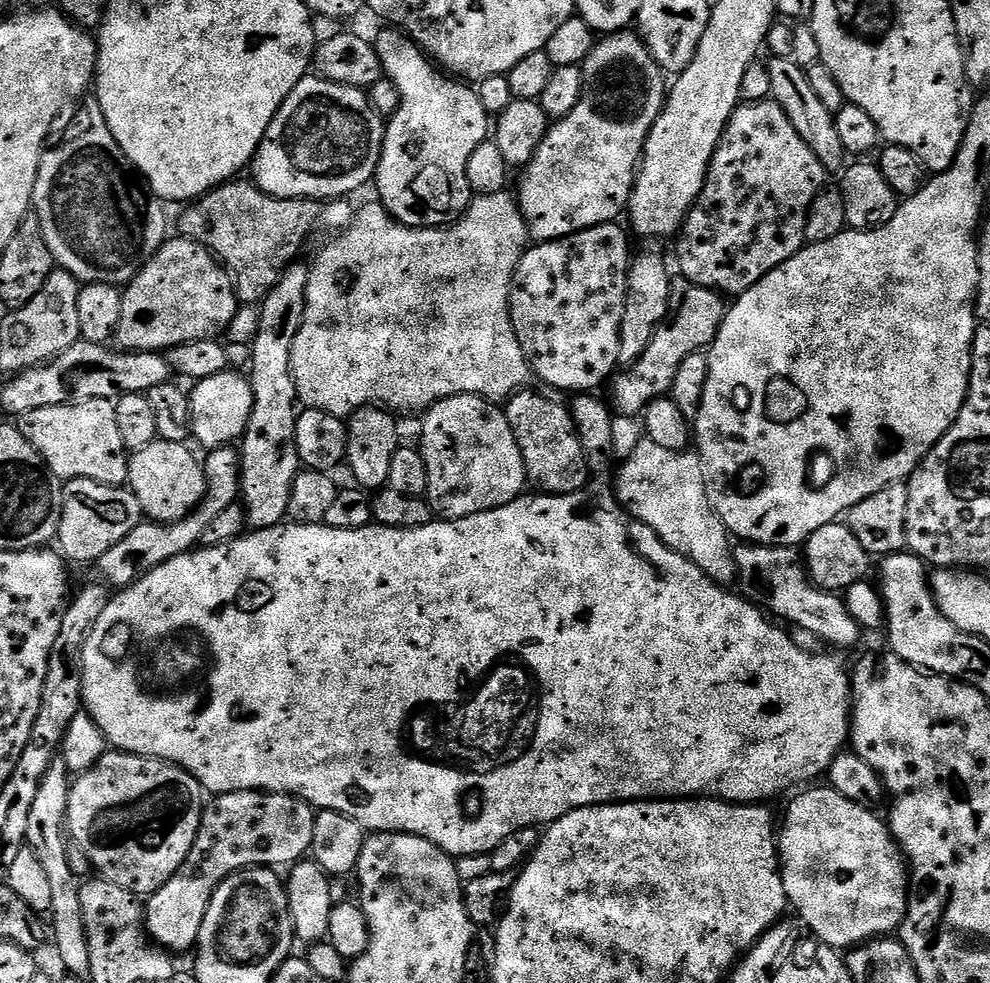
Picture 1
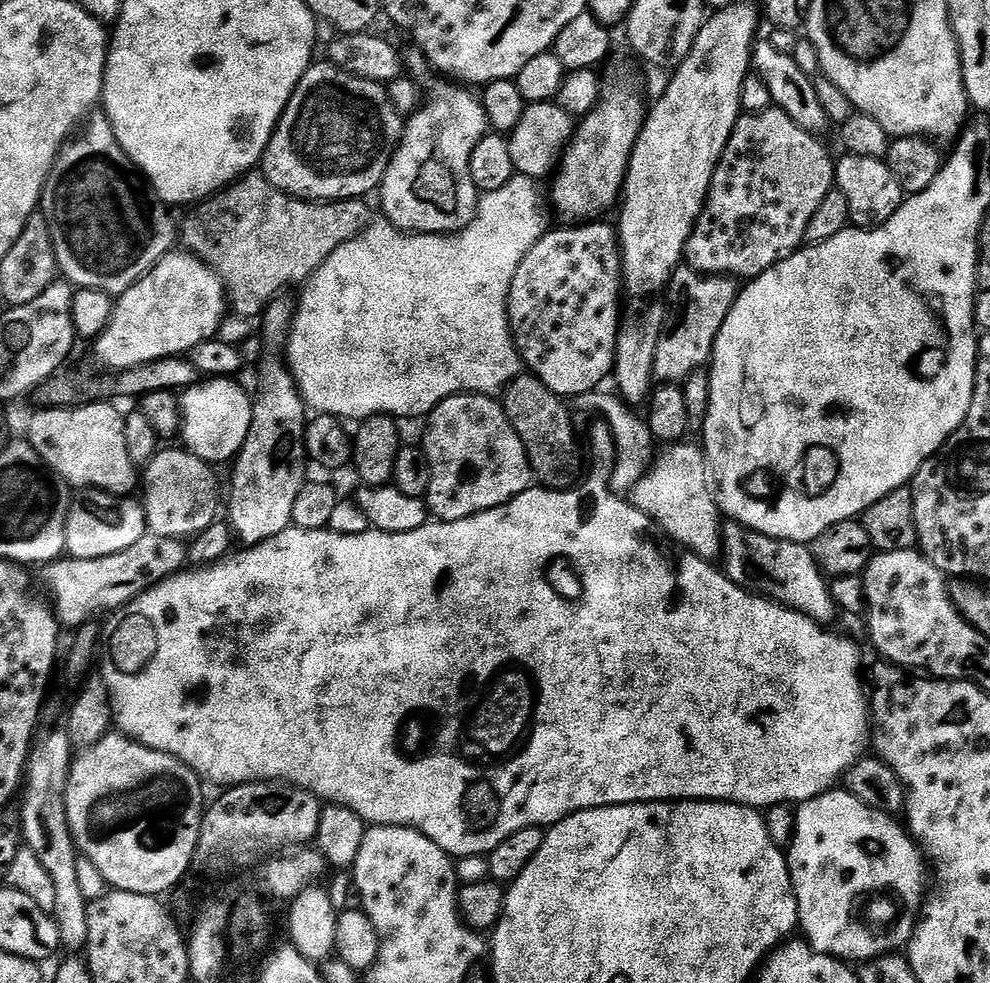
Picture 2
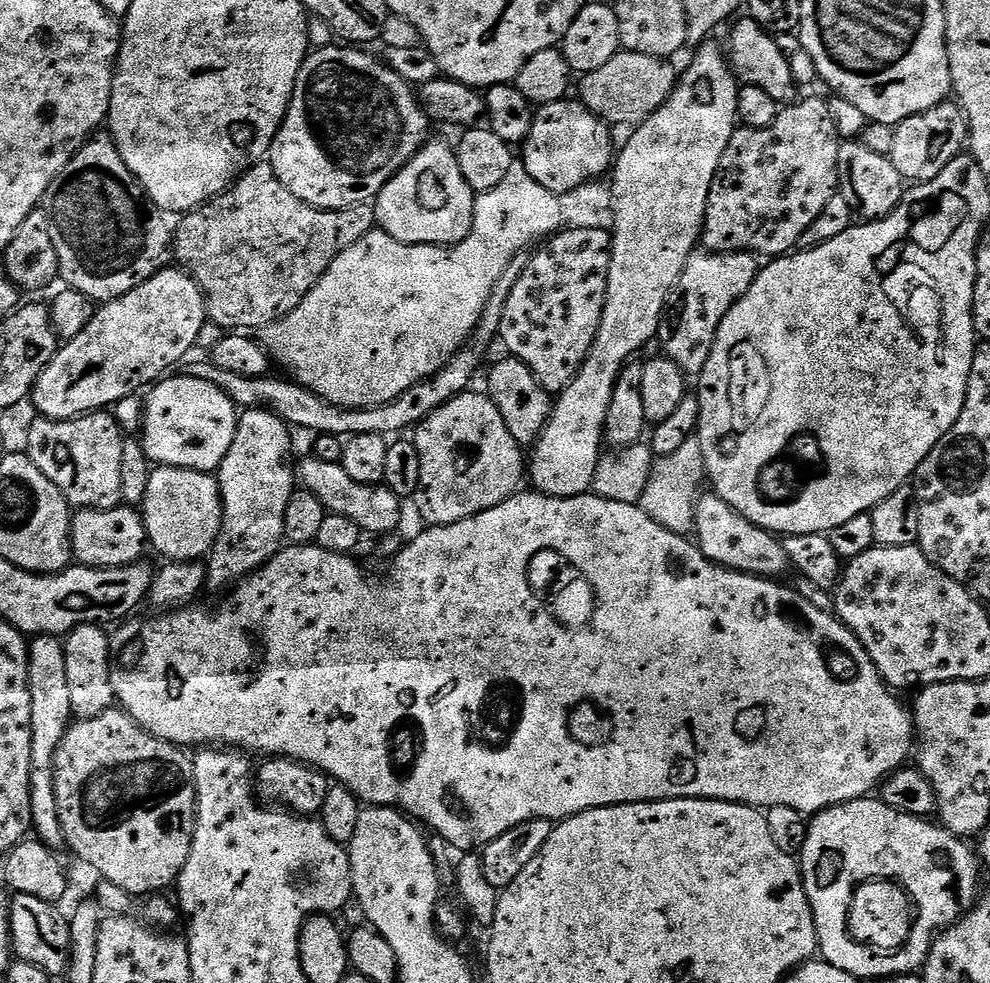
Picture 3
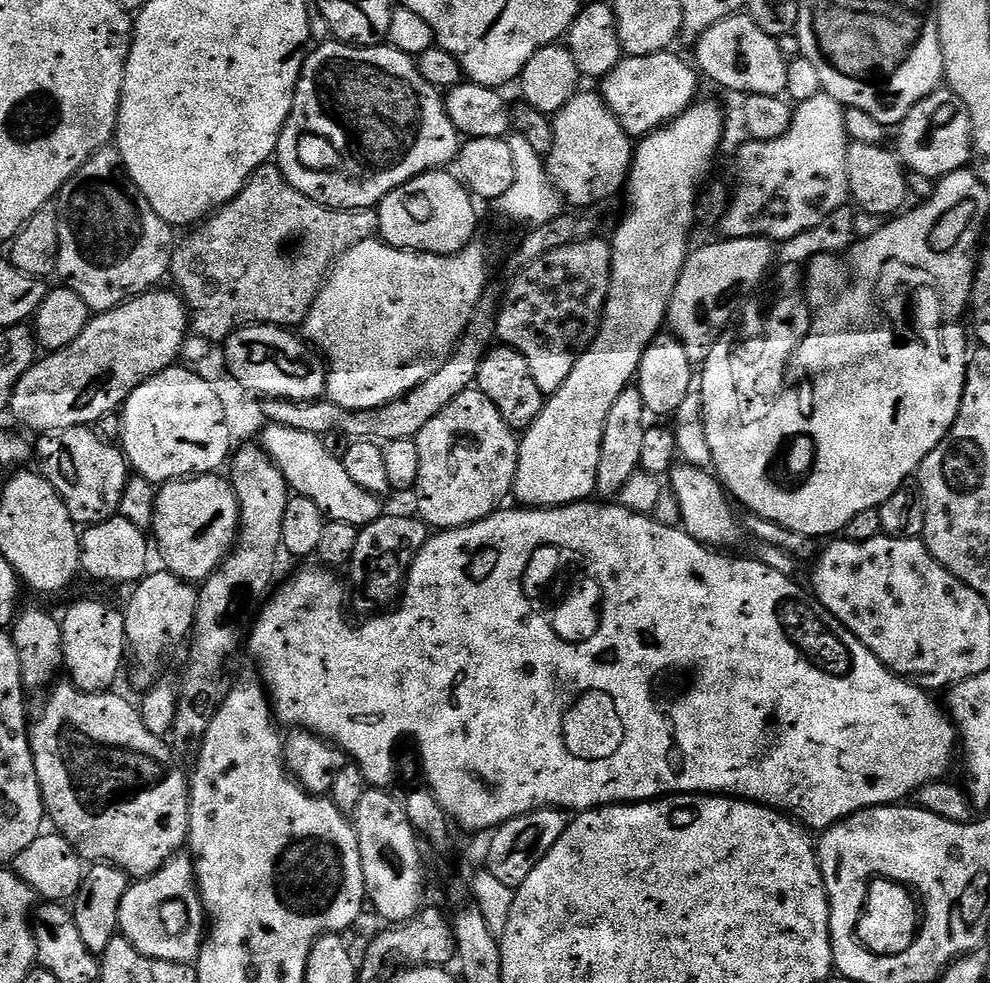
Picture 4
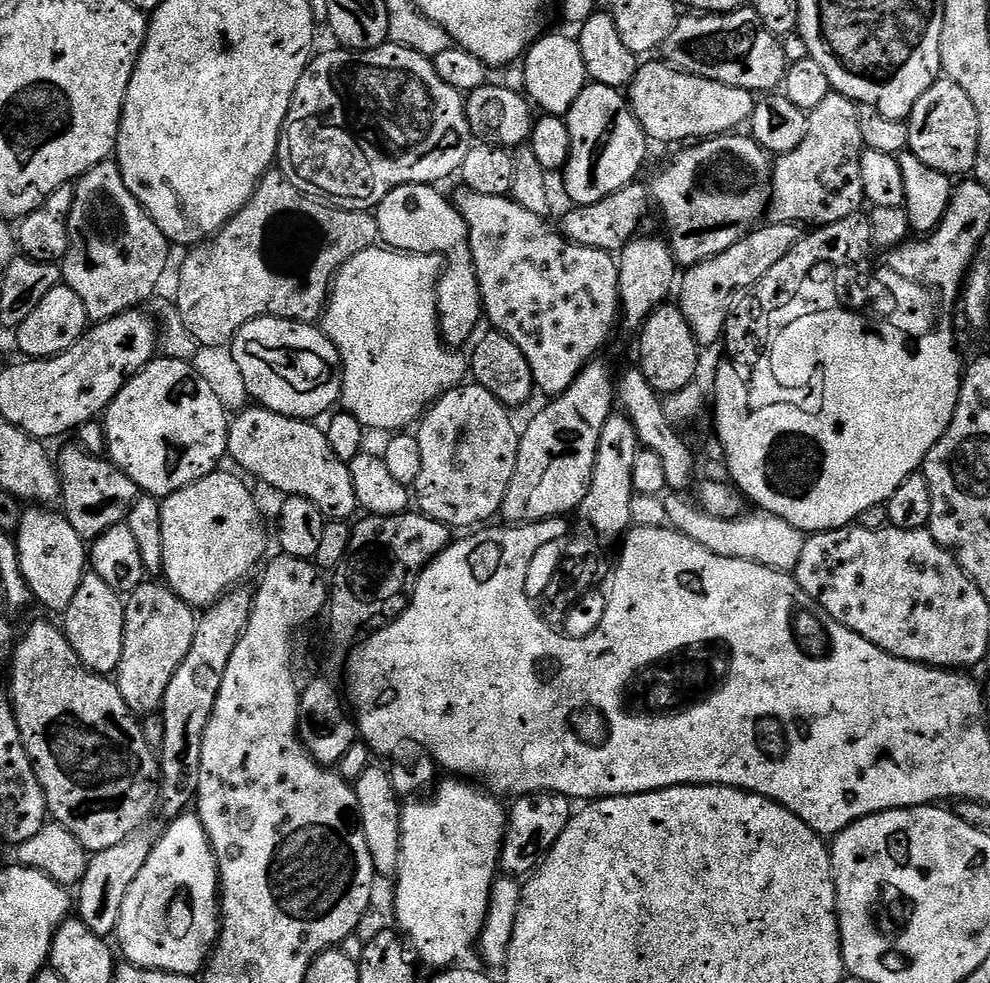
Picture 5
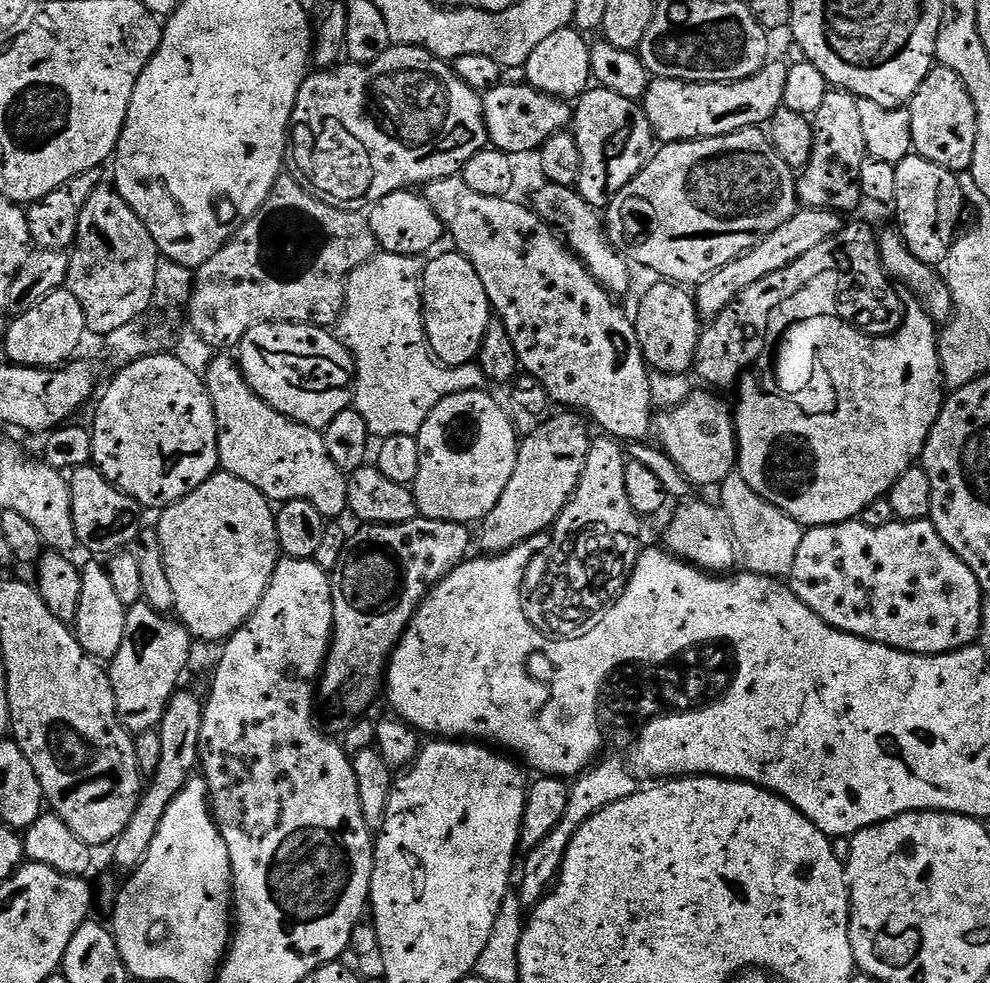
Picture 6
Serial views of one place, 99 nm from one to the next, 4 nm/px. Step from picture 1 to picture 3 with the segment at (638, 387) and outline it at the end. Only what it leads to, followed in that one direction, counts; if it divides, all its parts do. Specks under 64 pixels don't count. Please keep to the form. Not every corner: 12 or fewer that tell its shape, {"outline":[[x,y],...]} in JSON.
{"outline":[[751,252],[688,257],[658,344],[689,378],[750,290]]}

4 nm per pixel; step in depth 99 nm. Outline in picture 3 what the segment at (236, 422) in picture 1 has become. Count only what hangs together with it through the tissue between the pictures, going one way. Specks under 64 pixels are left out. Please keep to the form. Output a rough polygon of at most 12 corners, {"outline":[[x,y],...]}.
{"outline":[[161,379],[143,405],[153,465],[215,473],[238,409],[218,386]]}

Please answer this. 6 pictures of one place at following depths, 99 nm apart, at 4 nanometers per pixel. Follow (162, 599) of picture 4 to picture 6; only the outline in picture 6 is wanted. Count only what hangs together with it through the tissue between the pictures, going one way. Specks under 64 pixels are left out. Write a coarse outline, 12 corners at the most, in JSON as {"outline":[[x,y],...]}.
{"outline":[[143,602],[110,661],[129,732],[159,729],[193,637]]}

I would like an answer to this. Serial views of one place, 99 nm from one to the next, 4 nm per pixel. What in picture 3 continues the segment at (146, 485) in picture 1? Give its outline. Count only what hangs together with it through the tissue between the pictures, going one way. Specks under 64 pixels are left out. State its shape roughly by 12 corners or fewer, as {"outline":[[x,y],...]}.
{"outline":[[153,467],[142,515],[165,561],[203,561],[222,530],[219,479]]}

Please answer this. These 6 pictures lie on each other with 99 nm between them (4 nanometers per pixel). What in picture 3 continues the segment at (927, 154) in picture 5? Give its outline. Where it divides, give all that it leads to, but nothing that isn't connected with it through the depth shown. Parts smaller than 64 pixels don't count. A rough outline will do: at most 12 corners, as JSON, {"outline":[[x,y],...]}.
{"outline":[[948,106],[895,125],[888,157],[905,182],[938,178],[969,143]]}

